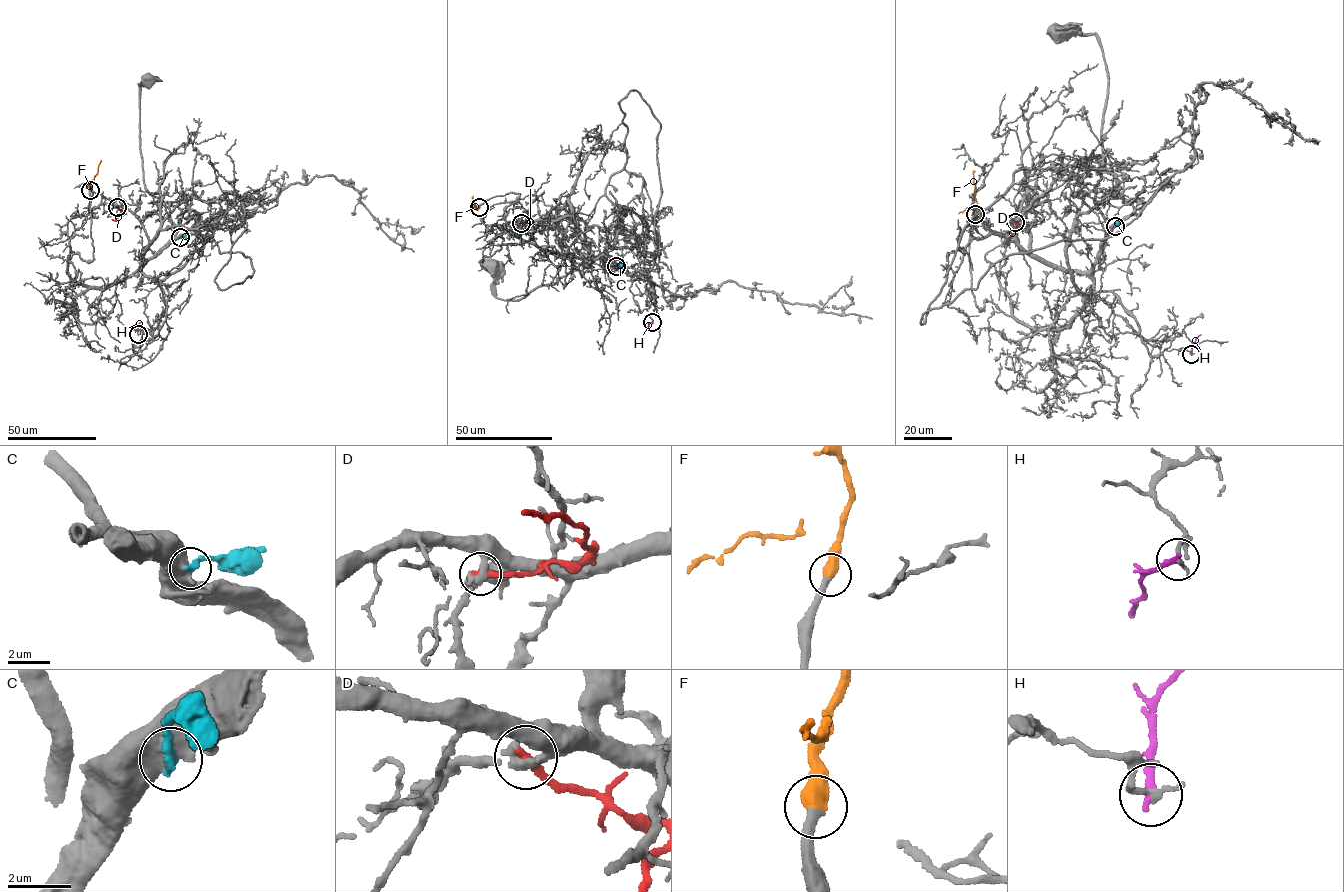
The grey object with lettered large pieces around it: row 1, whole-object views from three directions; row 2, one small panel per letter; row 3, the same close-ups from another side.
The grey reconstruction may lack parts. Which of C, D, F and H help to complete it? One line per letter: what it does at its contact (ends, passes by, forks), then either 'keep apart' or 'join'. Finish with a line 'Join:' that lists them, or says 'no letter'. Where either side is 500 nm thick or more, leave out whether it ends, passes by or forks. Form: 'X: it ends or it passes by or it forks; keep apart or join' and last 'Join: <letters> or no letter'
C: keep apart
D: it ends; keep apart
F: join
H: it ends; keep apart
Join: F

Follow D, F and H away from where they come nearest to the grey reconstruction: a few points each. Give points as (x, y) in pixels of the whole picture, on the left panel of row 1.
D: (117, 207), (125, 212), (111, 219)
F: (89, 190), (101, 160)
H: (137, 334), (141, 322)

